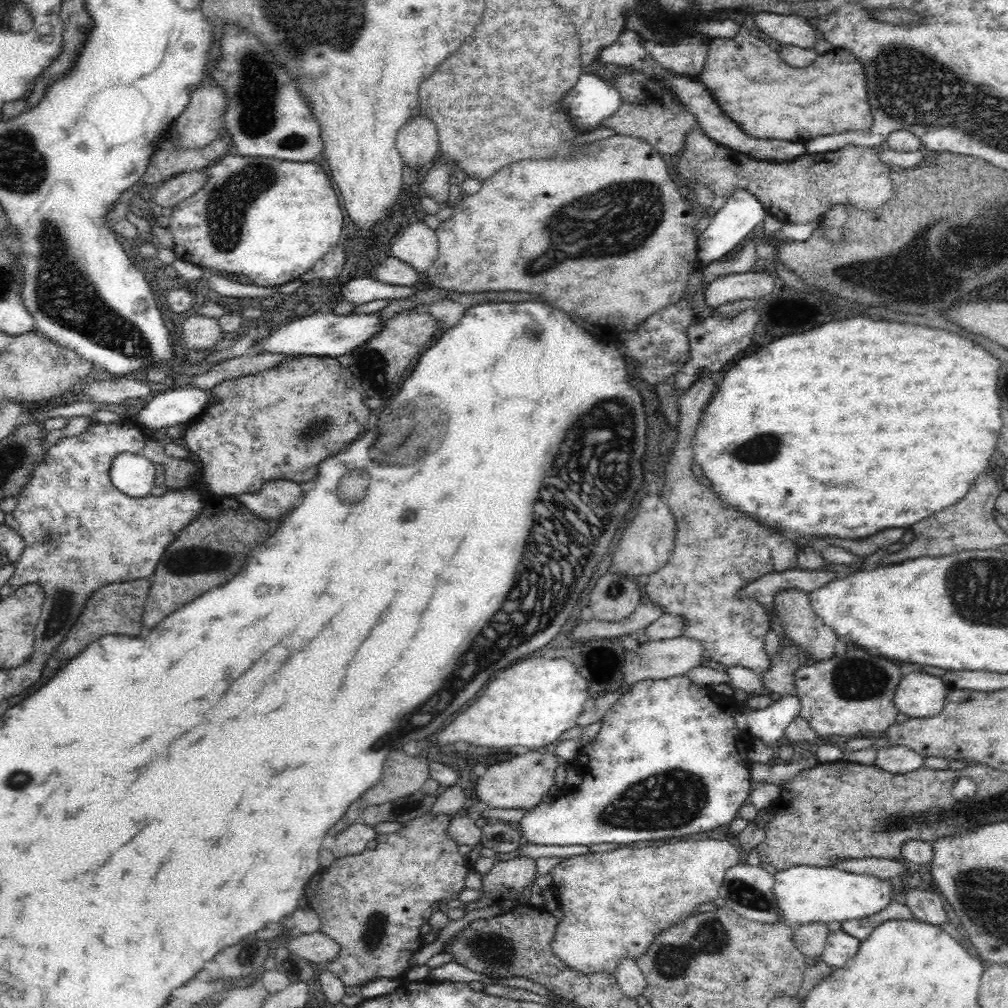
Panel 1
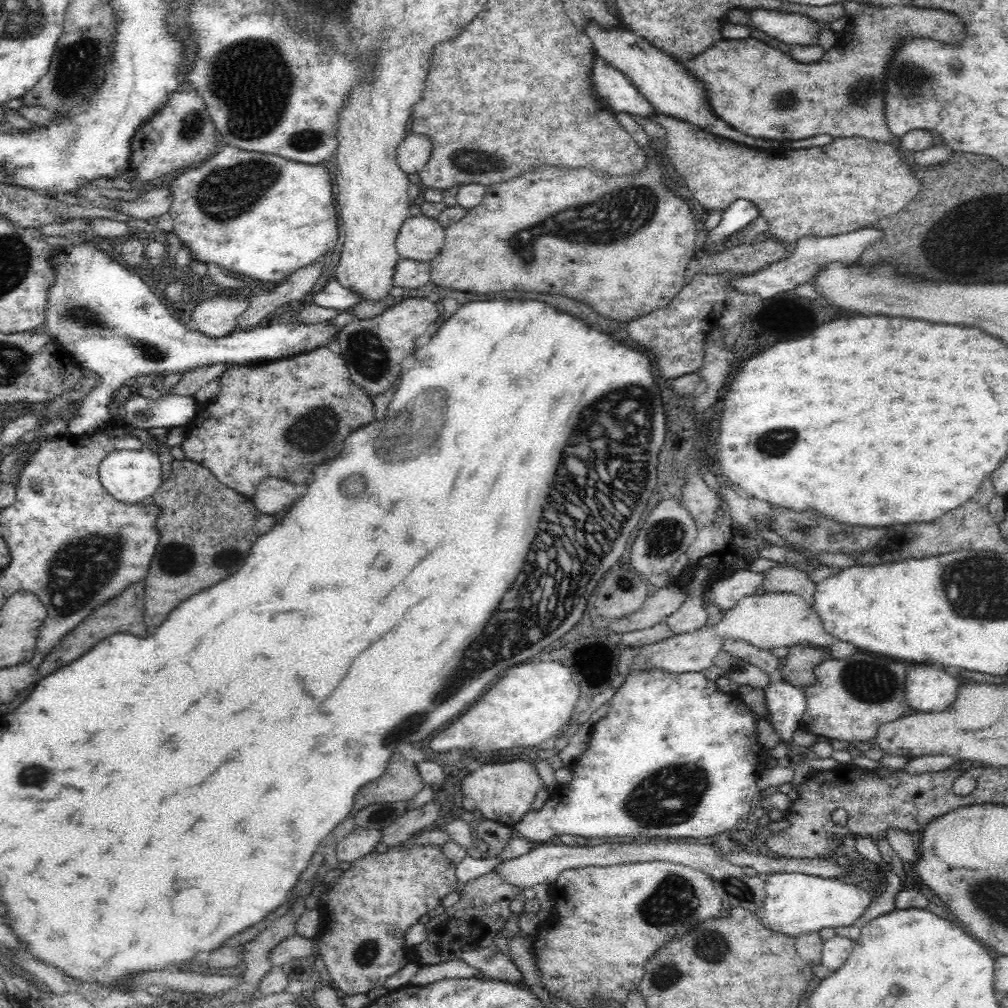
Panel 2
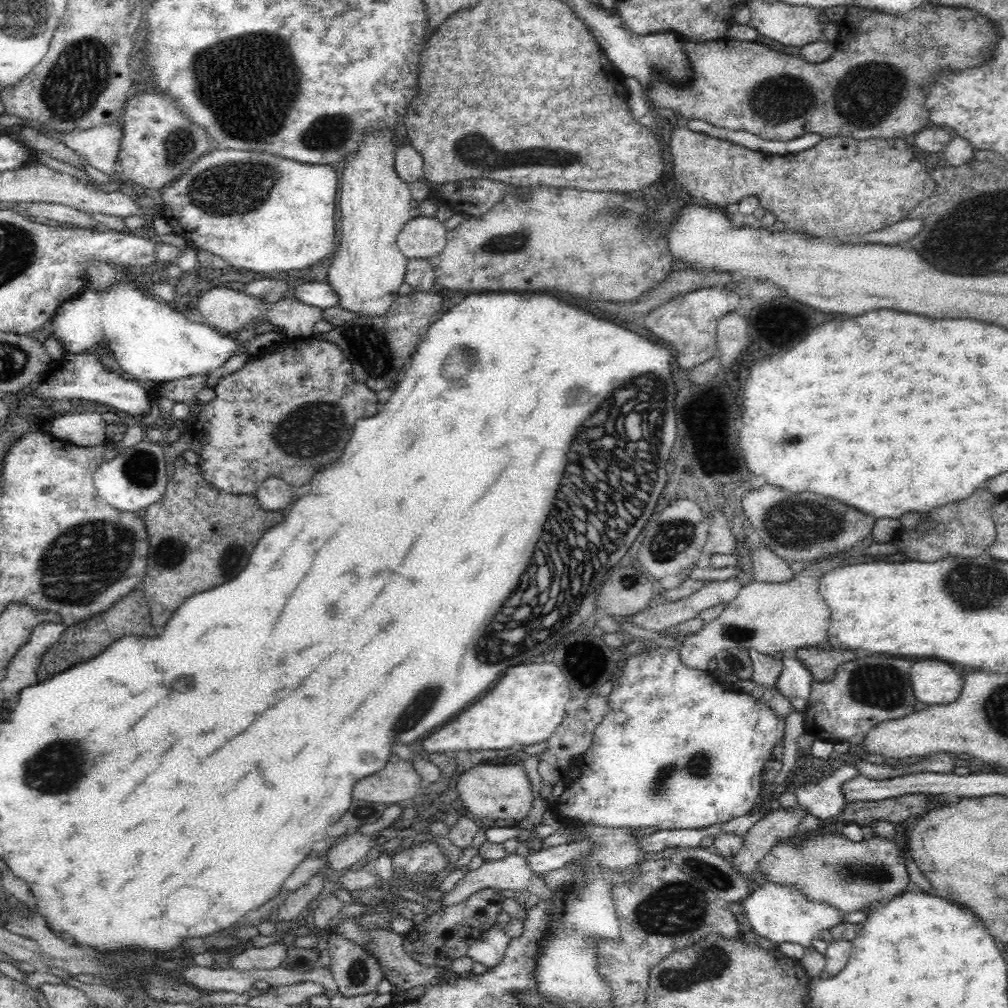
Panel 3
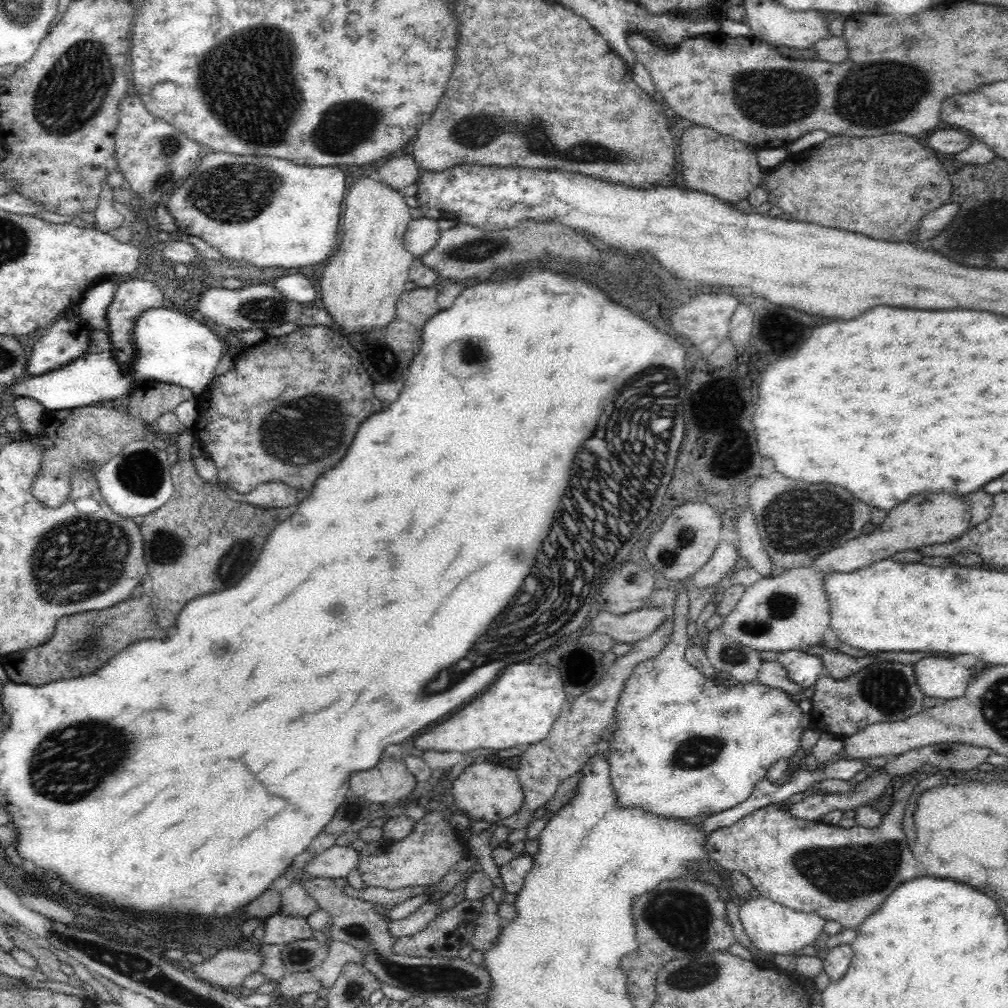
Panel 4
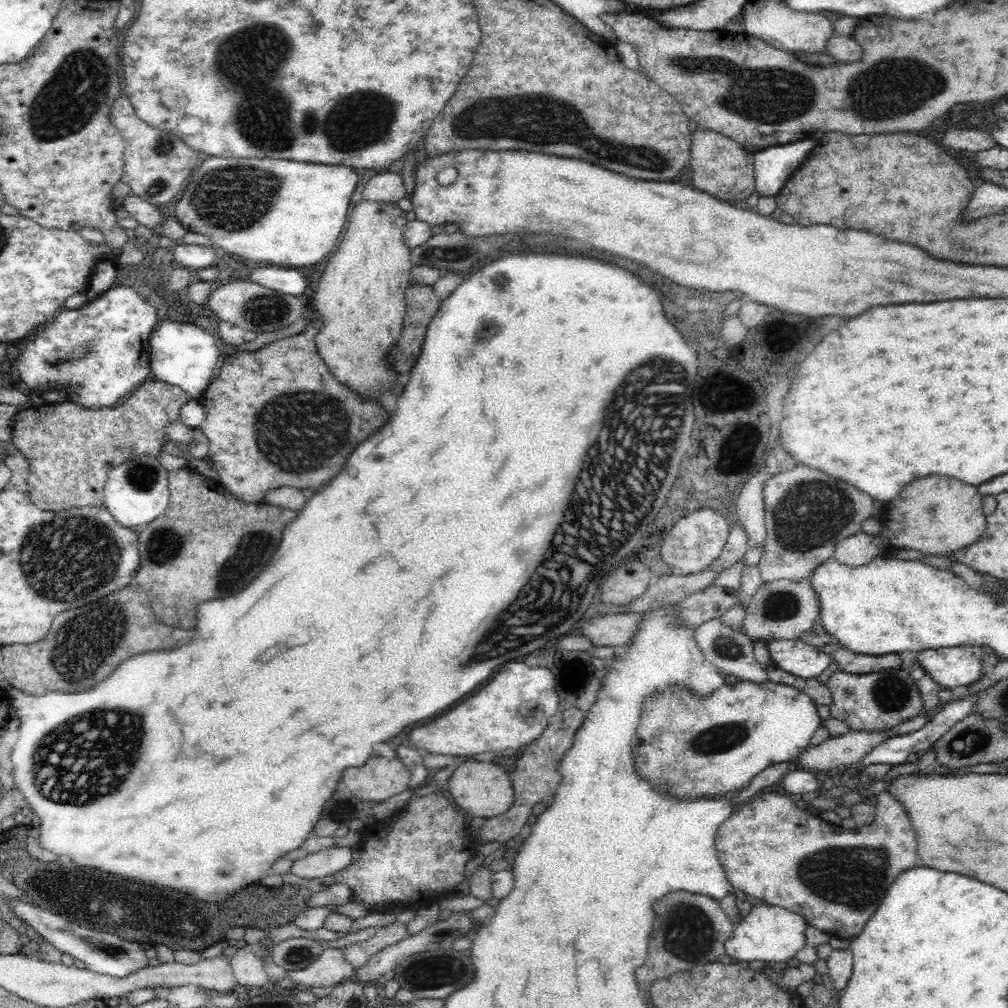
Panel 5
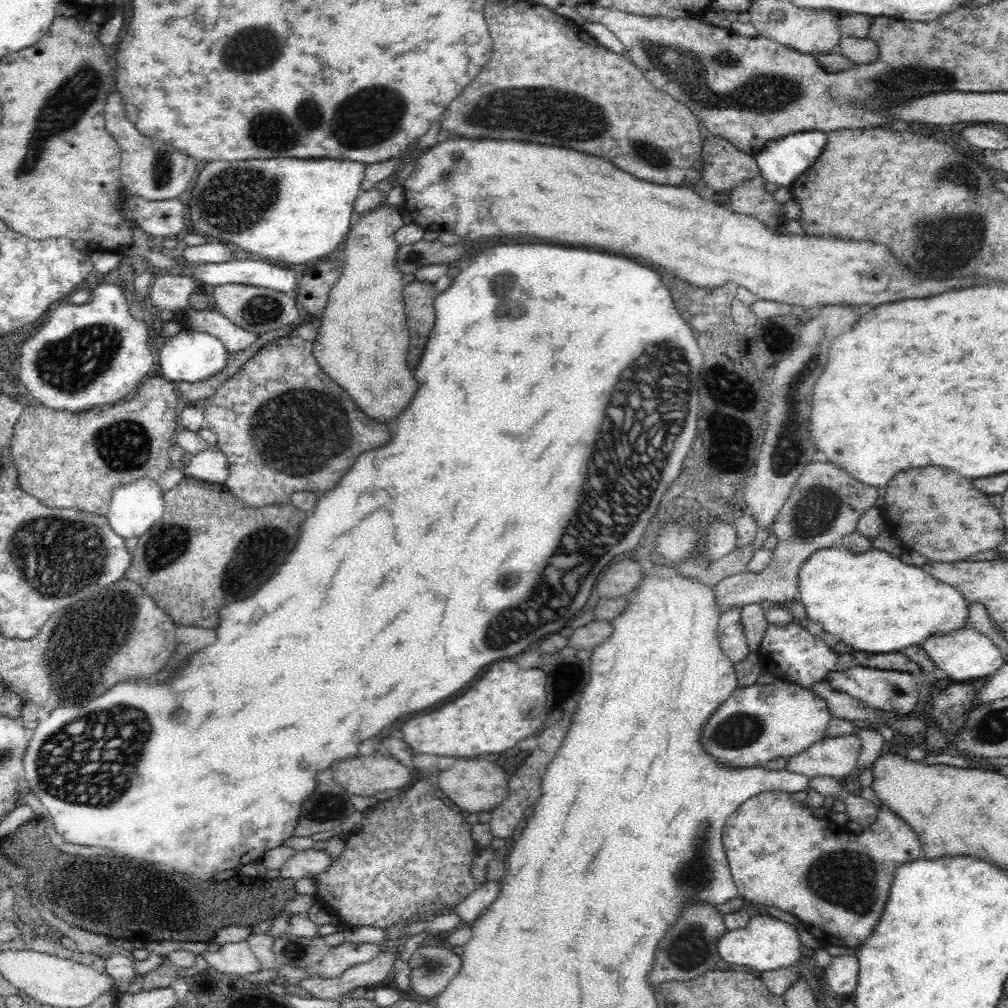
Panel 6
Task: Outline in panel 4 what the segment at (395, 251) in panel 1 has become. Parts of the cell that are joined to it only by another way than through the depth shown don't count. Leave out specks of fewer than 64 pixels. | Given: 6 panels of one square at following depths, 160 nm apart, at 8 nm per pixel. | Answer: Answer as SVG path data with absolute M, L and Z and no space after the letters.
M423 216L420 219L411 220L404 234L405 249L416 258L426 254L428 250L434 248L440 231L434 219Z

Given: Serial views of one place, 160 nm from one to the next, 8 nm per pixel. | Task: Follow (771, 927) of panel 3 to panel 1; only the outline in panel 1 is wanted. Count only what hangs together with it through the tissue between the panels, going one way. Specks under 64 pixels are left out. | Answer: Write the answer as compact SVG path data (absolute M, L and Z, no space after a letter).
M793 866L773 875L773 896L777 902L780 923L792 930L808 924L828 924L860 920L881 912L888 906L894 889L886 879L869 878L868 875L848 873L828 867Z

